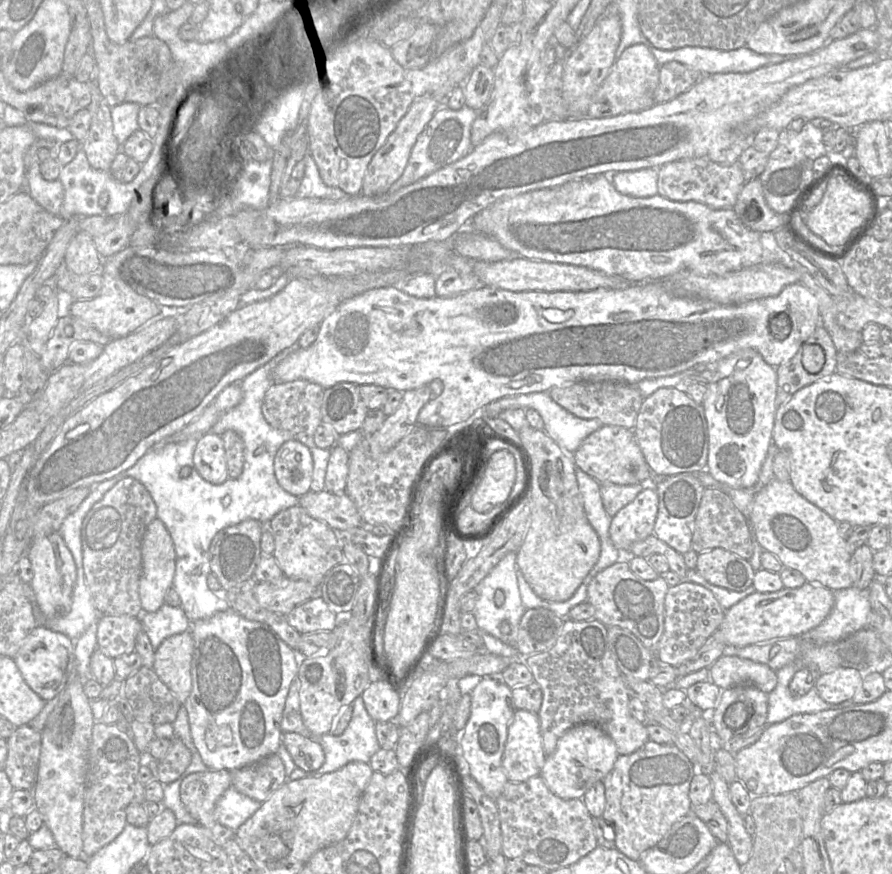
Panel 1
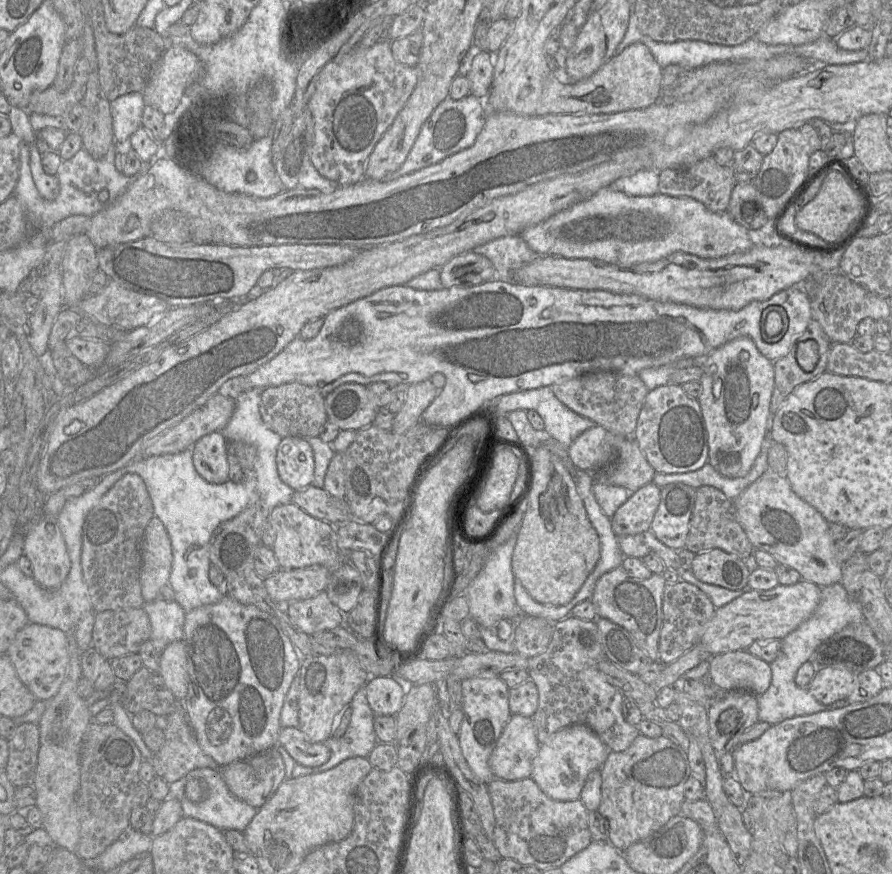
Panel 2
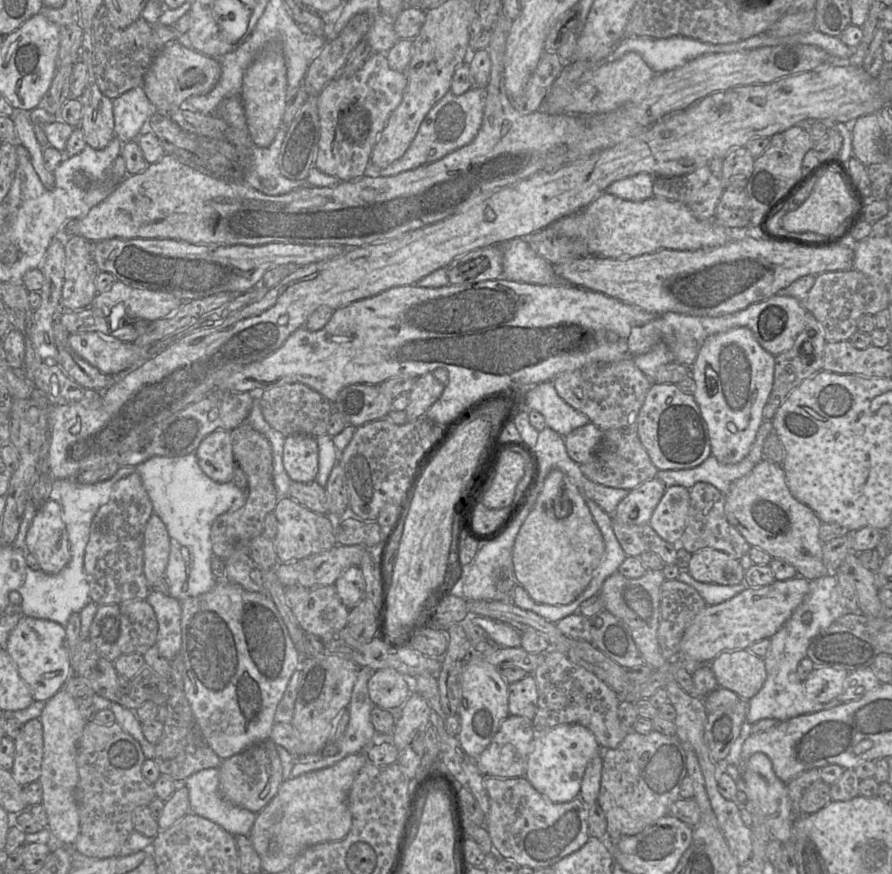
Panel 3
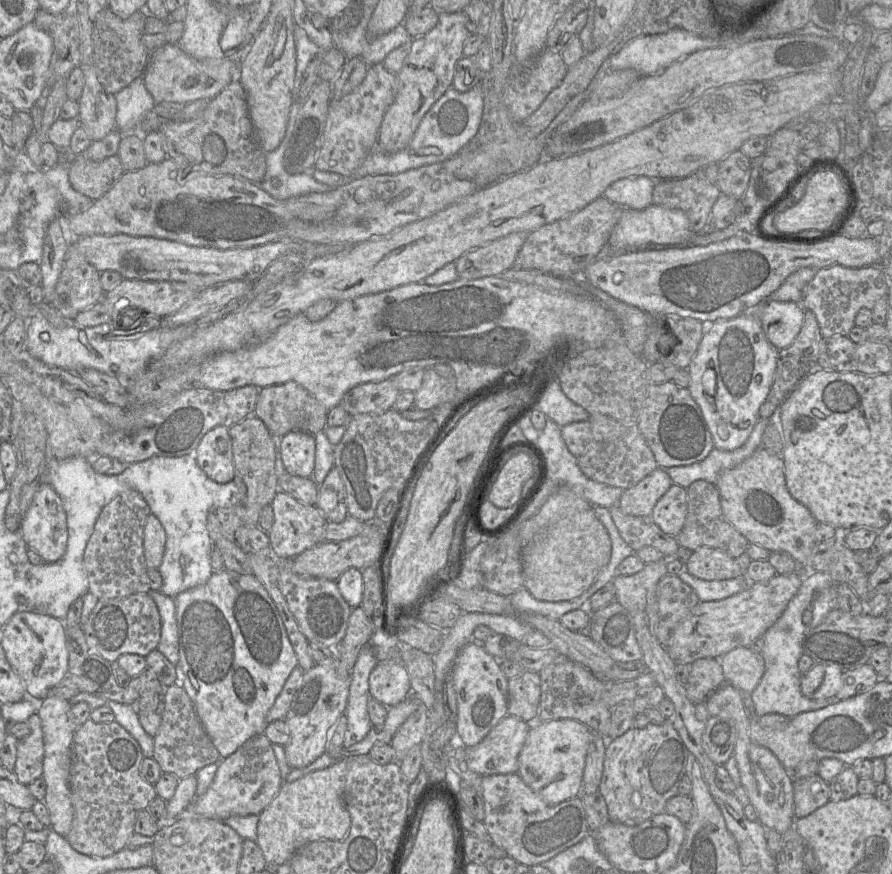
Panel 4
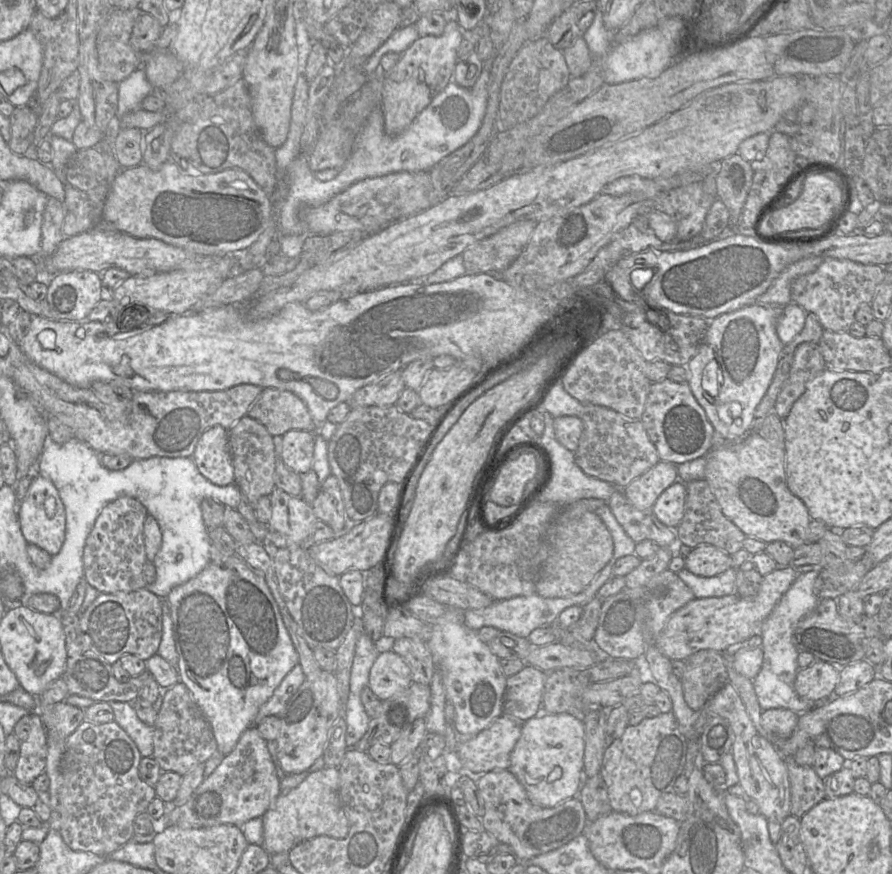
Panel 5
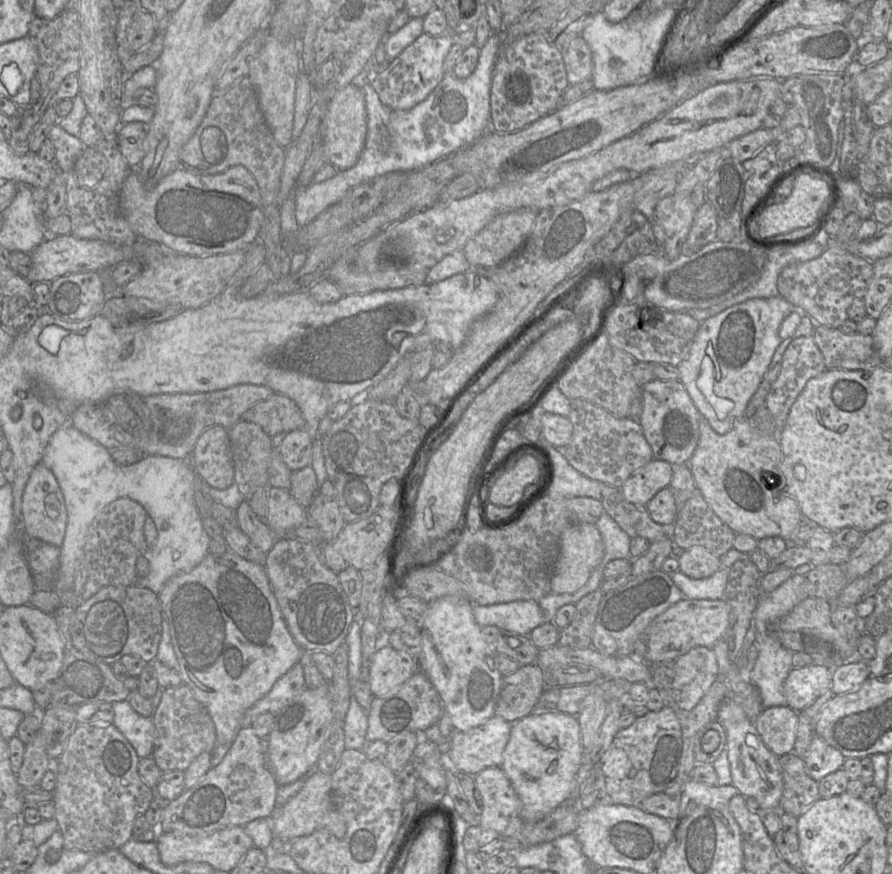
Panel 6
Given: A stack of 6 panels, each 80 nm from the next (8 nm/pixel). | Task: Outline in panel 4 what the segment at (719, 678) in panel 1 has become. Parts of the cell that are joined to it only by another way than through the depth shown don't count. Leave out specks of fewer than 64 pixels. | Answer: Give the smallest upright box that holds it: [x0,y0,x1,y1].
[719,647,765,694]

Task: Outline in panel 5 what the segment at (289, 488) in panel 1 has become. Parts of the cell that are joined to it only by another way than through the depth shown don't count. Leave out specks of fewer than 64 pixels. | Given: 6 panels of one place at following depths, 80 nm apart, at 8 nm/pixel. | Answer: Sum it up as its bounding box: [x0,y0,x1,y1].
[281,430,315,474]

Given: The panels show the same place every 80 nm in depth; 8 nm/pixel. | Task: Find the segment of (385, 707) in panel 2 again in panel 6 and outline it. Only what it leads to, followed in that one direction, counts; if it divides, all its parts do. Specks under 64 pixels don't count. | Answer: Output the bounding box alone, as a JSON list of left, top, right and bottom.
[368,645,413,697]

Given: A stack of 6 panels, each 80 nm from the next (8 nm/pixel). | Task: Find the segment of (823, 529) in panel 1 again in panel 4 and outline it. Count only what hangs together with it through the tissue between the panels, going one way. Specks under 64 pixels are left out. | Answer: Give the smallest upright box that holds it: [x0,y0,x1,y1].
[715,447,818,566]

